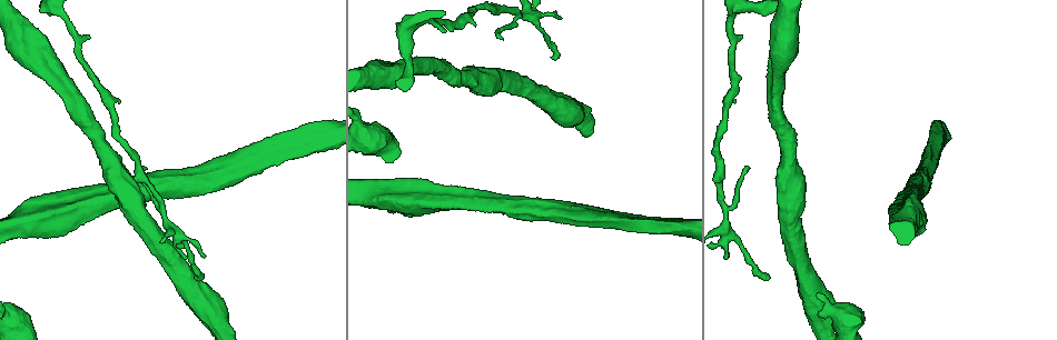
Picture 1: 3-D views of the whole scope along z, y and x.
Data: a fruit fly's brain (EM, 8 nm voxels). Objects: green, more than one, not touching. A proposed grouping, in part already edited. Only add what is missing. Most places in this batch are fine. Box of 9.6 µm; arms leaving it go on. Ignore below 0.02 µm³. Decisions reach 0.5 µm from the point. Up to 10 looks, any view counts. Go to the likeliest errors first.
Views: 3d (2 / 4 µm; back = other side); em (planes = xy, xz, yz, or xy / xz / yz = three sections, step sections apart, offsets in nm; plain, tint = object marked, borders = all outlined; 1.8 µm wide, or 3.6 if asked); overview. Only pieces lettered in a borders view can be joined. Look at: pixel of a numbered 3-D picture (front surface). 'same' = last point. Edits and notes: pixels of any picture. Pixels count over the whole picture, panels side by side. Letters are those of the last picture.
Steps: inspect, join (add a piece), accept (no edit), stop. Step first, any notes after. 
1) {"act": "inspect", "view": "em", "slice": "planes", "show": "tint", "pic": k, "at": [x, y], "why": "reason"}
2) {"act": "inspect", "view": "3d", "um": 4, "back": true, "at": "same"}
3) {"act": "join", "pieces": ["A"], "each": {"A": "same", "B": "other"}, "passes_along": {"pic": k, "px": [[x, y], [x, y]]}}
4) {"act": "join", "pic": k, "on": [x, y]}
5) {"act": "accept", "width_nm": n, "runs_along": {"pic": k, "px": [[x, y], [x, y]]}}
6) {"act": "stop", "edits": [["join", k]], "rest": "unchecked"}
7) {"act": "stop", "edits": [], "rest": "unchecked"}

{"act": "inspect", "view": "em", "slice": "planes", "show": "borders", "pic": 1, "at": [196, 278], "why": "branch stops here"}

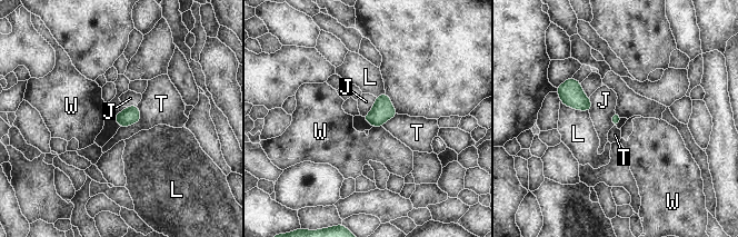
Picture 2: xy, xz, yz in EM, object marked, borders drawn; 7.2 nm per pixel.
{"act": "accept", "each": {"J": "other", "L": "other", "T": "other", "W": "other"}, "border": {"pic": 2, "px": [[376, 97], [372, 108], [362, 116]]}, "found": "no lettered piece goes on from it"}

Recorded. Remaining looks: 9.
{"act": "inspect", "view": "3d", "um": 4, "pic": 1, "at": [746, 166], "why": "tapers out"}

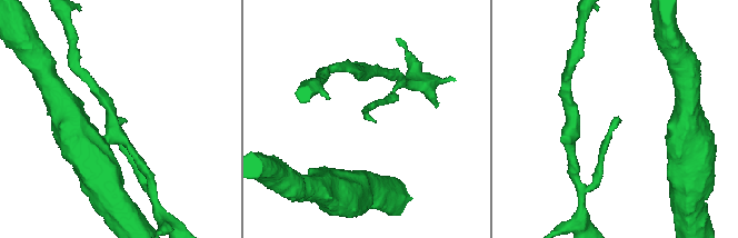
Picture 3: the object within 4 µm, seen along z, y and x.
{"act": "inspect", "view": "em", "slice": "planes", "show": "borders", "pic": 3, "at": [618, 120], "why": "shape alone is not enough"}

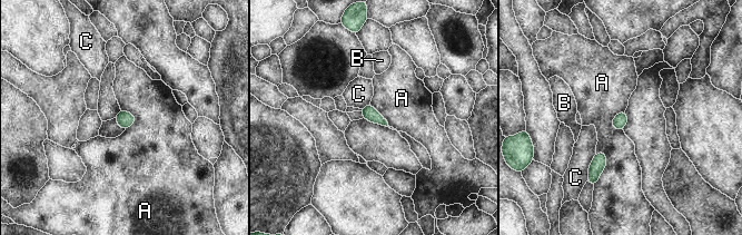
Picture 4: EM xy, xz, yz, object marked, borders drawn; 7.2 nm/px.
{"act": "accept", "each": {"A": "other", "B": "other", "C": "other"}, "border": {"pic": 4, "px": [[602, 150], [605, 168], [594, 186]]}, "found": "none of them fits"}

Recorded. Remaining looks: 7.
{"act": "inspect", "view": "3d", "um": 2, "pic": 1, "at": [60, 17], "why": "thick turns thin"}

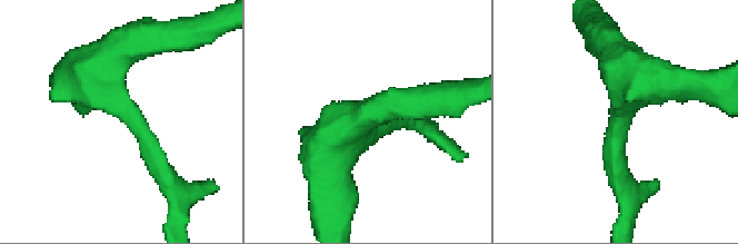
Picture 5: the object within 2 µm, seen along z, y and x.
{"act": "inspect", "view": "em", "slice": "planes", "show": "borders", "pic": 5, "at": [126, 111], "arms": 3, "arm_widths_nm": [180, 280, 280], "why": "now the EM"}

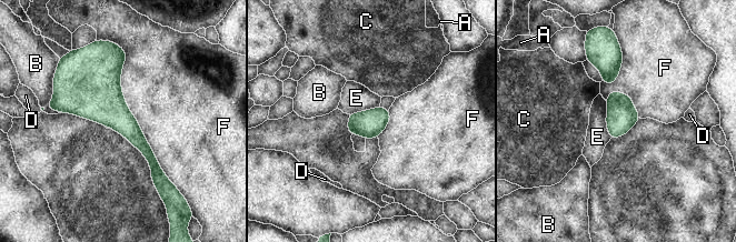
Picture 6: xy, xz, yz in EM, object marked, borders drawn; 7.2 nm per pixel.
{"act": "accept", "width_nm": 200, "each": {"A": "other", "B": "other", "C": "other", "D": "other", "E": "other", "F": "other"}, "border": {"pic": 6, "px": [[119, 47], [125, 102], [172, 182]]}, "found": "no lettered piece goes on from it"}

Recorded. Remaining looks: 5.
{"act": "inspect", "view": "3d", "um": 4, "pic": 1, "at": [363, 133]}

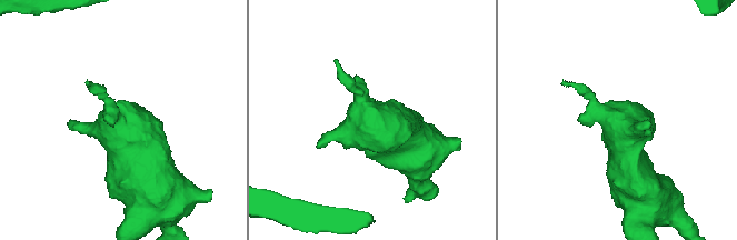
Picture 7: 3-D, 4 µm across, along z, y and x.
{"act": "inspect", "view": "em", "um": 3.6, "slice": "xz", "step": 4, "show": "tint", "pic": 7, "at": [129, 135], "why": "shape alone is not enough"}

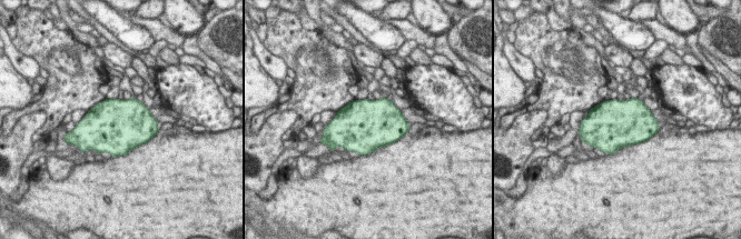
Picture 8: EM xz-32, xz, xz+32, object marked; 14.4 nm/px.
{"act": "inspect", "view": "em", "um": 3.6, "slice": "xz", "step": 4, "show": "borders", "at": "same", "why": "what lies round it"}

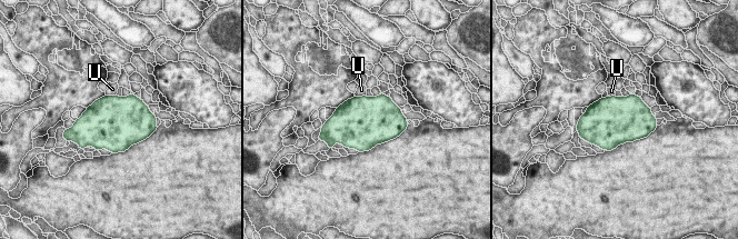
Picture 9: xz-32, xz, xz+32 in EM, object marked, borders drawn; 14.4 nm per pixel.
{"act": "accept", "each": {"U": "other"}, "found": "no lettered piece goes on from it"}

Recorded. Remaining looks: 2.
{"act": "stop", "edits": [], "rest": "unchecked"}

